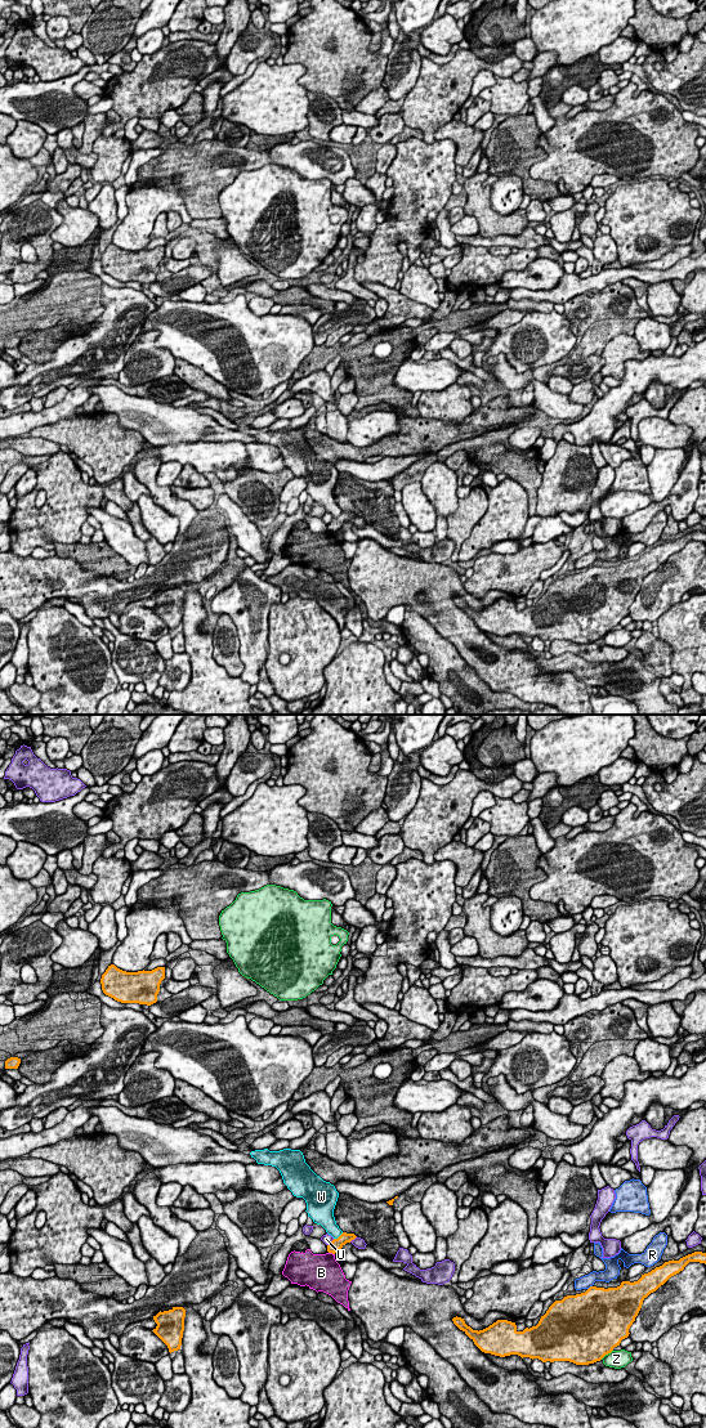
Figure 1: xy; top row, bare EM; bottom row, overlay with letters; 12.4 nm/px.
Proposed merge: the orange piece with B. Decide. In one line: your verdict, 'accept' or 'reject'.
reject

